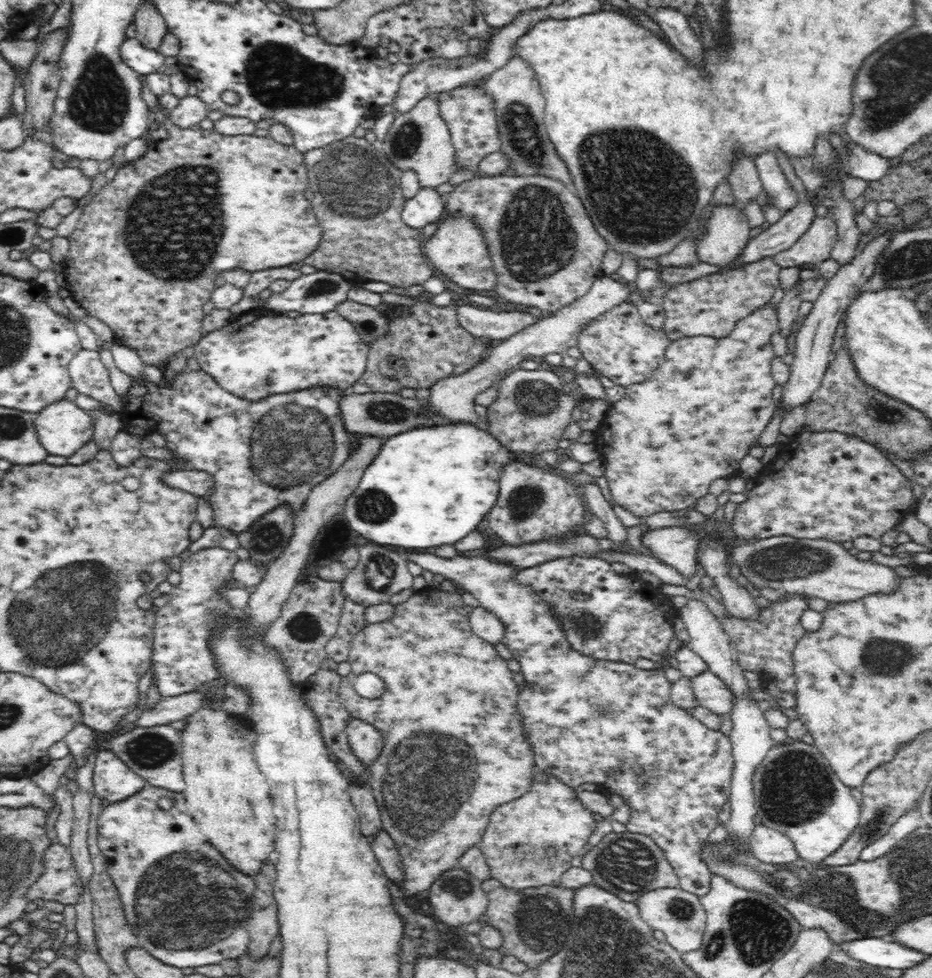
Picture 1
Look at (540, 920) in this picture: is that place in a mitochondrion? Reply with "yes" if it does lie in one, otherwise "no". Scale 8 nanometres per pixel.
yes

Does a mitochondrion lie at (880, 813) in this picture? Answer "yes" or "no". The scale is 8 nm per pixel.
yes

